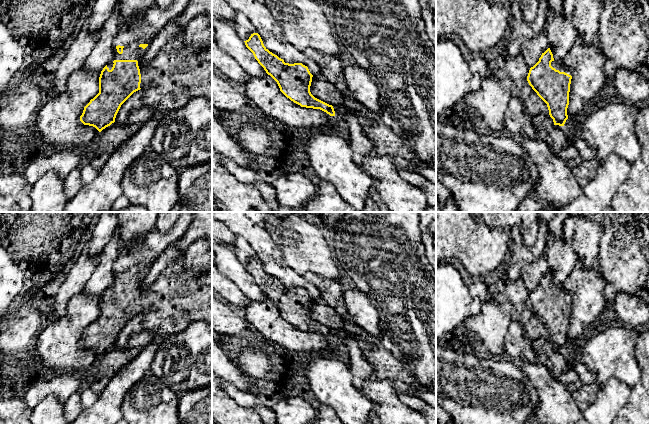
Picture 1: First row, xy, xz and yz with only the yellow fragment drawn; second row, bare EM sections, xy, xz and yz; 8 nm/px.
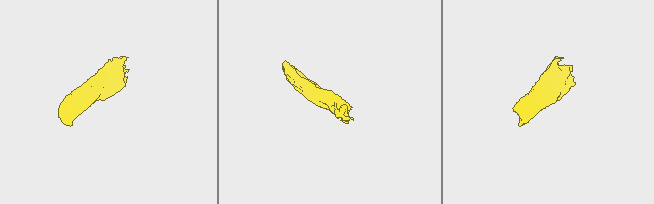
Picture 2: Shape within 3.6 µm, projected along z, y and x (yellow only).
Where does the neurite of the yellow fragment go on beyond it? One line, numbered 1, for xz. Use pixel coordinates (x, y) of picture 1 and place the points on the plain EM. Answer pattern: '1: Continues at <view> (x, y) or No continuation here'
1: No continuation here

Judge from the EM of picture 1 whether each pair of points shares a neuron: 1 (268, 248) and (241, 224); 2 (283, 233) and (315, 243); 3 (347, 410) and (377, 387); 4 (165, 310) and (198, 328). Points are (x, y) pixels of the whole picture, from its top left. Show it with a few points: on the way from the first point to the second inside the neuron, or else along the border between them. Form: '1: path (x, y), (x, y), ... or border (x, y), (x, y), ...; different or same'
1: path (261, 242), (248, 230); same
2: path (291, 235), (301, 243), (307, 243); same
3: border (360, 391), (373, 403), (371, 411); different
4: border (201, 320), (193, 320), (183, 330), (169, 335); different

